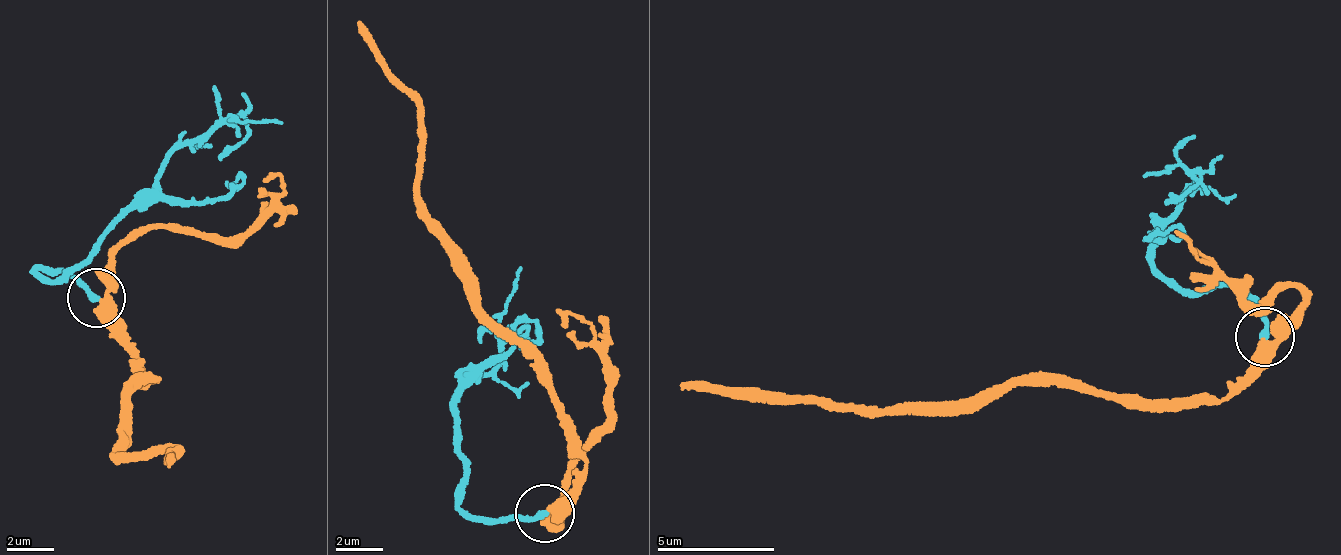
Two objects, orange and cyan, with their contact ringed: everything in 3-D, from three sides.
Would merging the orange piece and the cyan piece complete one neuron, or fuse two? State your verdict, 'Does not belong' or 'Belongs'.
Belongs

